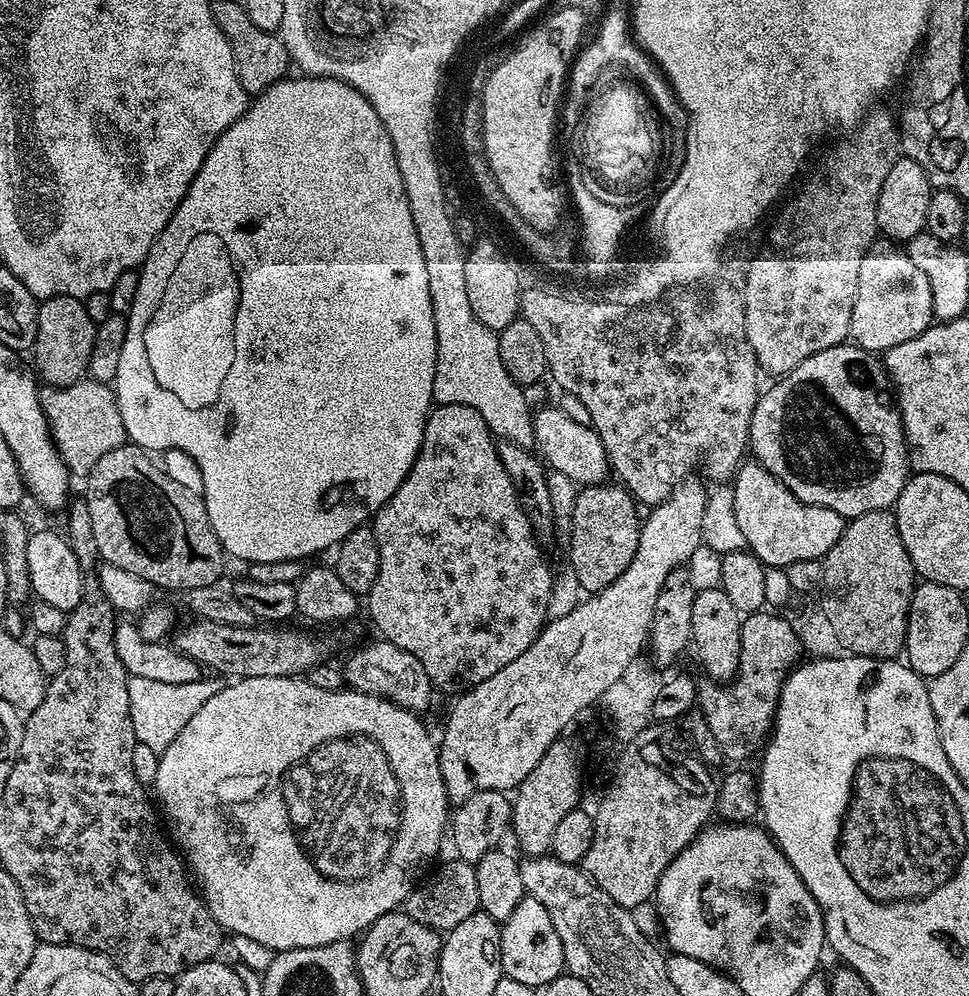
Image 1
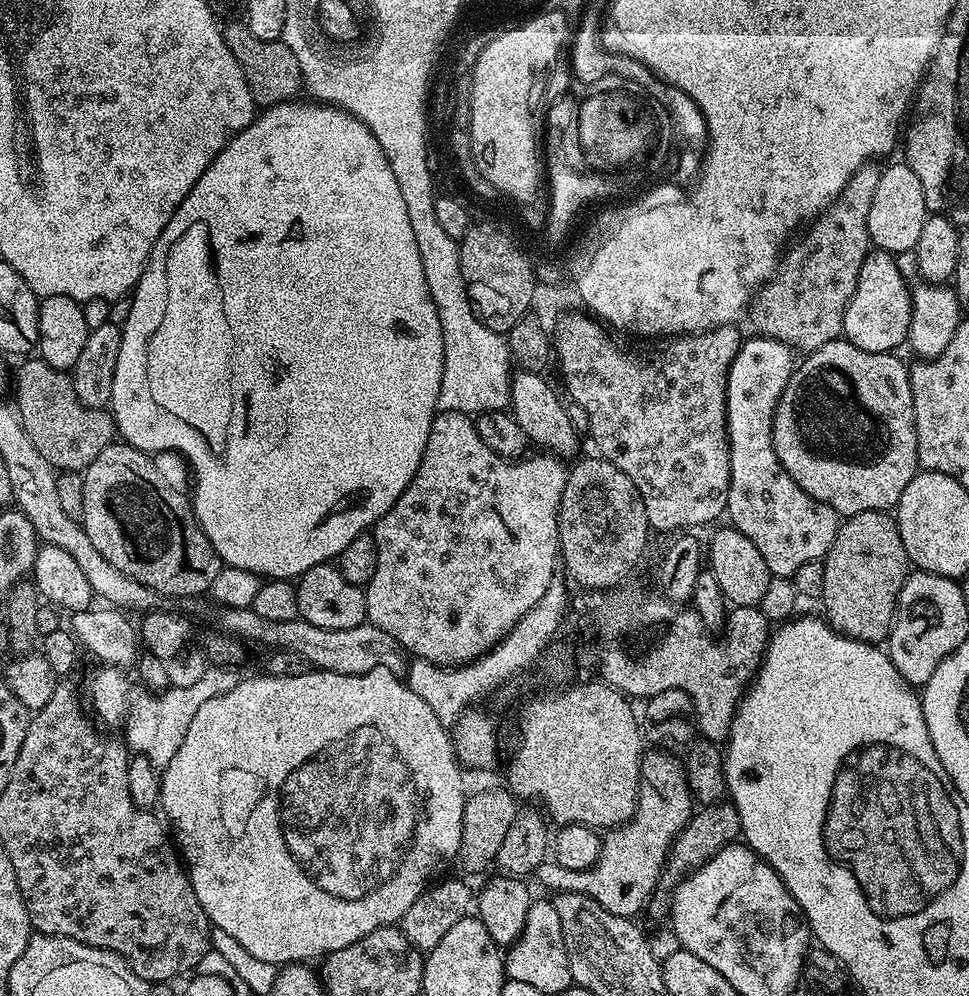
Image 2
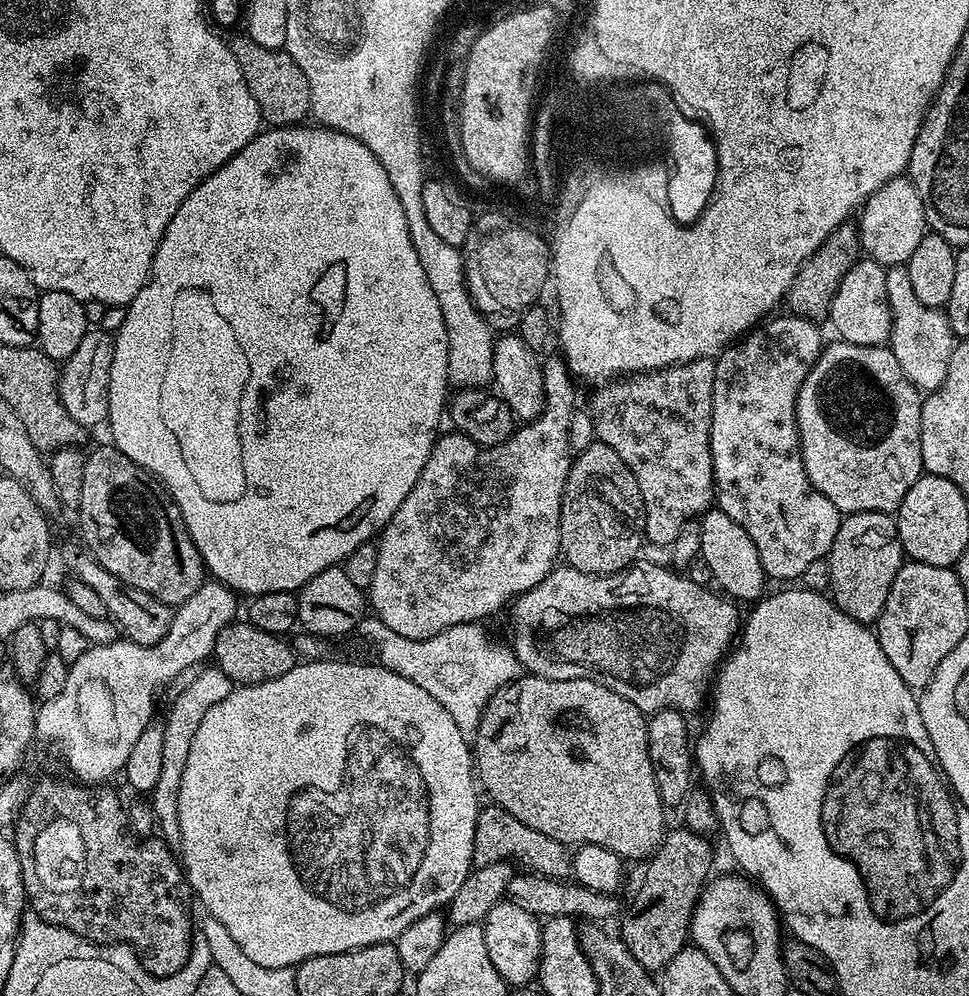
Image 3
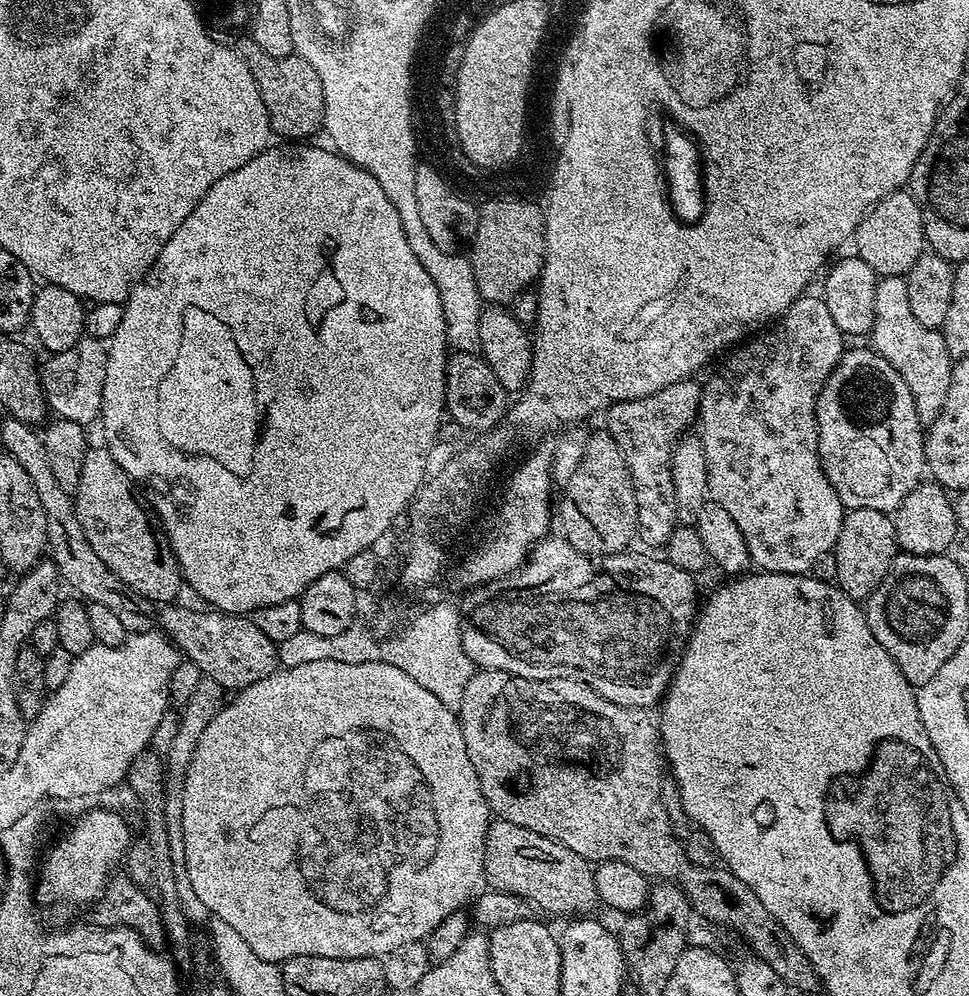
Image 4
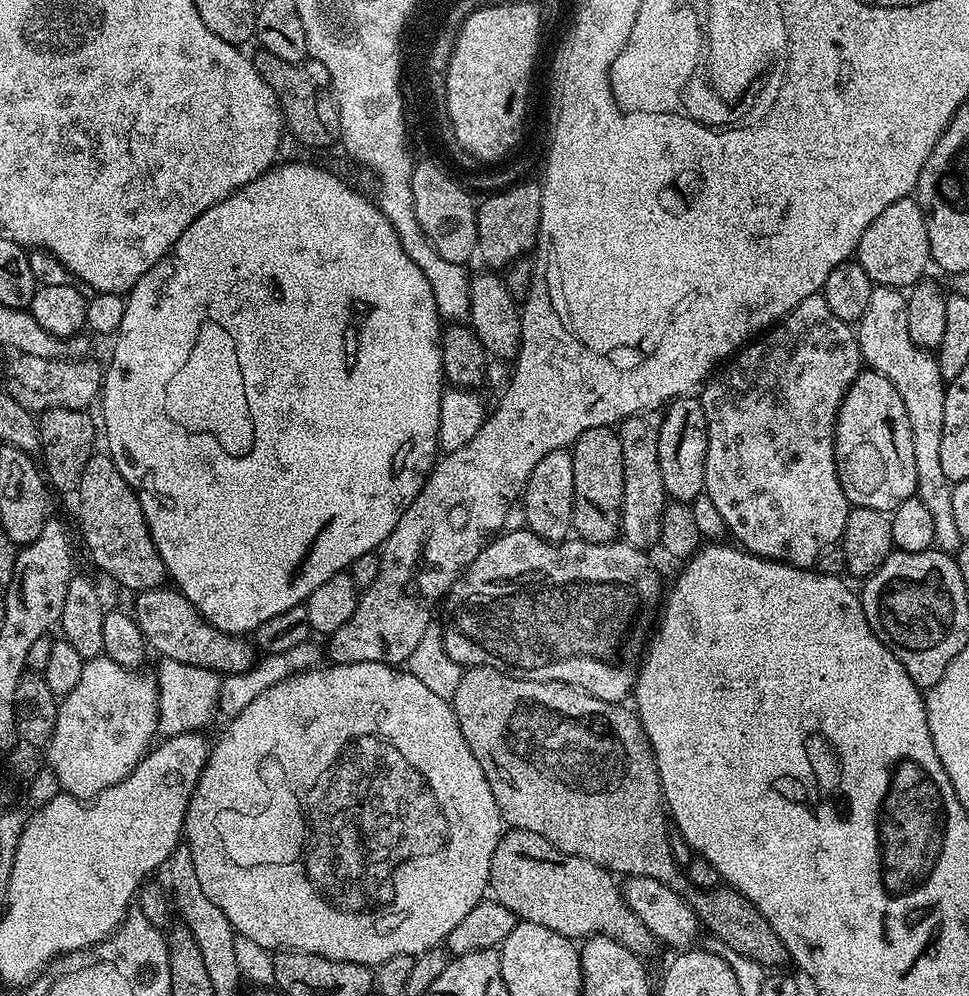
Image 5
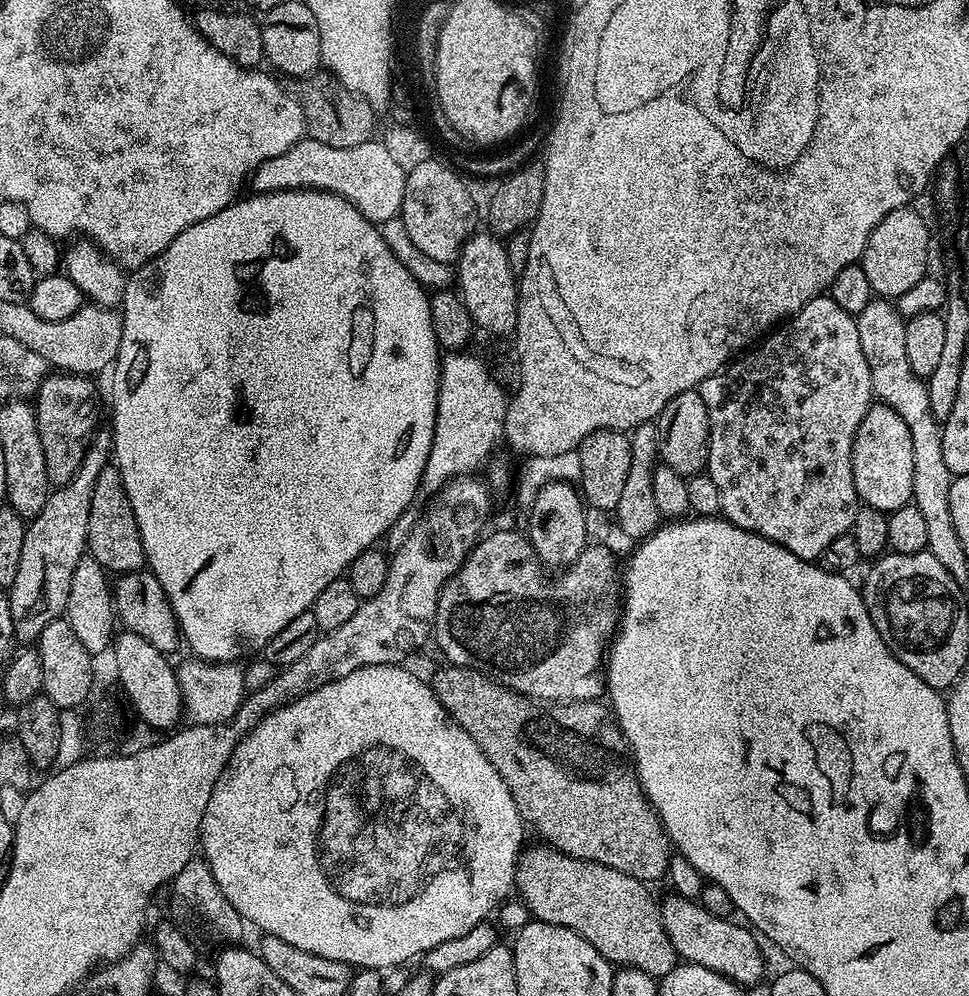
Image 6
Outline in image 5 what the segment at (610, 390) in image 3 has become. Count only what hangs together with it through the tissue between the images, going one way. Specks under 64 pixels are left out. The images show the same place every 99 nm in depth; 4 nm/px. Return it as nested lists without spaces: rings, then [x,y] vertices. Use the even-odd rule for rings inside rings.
[[[649,410],[627,416],[618,425],[623,465],[619,535],[623,543],[645,550],[655,549],[660,543],[662,514],[666,503],[658,460],[661,417],[659,411]]]

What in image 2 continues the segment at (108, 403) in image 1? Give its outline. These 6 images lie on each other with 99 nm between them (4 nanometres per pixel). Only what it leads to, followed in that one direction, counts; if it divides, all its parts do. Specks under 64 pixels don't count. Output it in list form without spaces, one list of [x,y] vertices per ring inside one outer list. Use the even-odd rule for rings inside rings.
[[[28,358],[20,369],[15,369],[16,400],[14,407],[20,416],[30,442],[38,446],[38,454],[46,458],[60,472],[83,473],[85,468],[117,439],[116,422],[111,411],[87,408],[78,398],[67,371],[51,368],[42,359]]]

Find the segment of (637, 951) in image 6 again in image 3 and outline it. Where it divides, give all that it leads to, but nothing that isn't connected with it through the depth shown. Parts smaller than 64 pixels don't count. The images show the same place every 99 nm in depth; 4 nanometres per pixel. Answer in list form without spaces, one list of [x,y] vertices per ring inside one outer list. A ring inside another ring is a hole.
[[[489,803],[481,807],[476,825],[474,826],[474,854],[472,863],[476,868],[484,868],[488,864],[508,862],[513,856],[524,863],[523,867],[529,872],[536,872],[540,876],[564,878],[570,872],[570,852],[565,845],[554,838],[546,838],[546,834],[538,834],[538,830],[530,830],[514,814],[506,814],[499,806]]]

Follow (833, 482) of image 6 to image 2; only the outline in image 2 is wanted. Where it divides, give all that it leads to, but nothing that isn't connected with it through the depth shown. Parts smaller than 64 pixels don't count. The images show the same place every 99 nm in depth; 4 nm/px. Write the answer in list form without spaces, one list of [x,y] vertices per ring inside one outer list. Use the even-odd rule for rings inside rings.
[[[753,335],[753,340],[745,339],[730,366],[728,385],[726,386],[726,422],[728,423],[728,449],[730,450],[730,494],[728,495],[728,511],[726,513],[731,527],[737,529],[754,546],[762,558],[766,558],[766,566],[773,577],[791,578],[794,570],[805,562],[823,560],[834,542],[836,531],[842,523],[841,517],[830,506],[810,498],[790,474],[778,462],[778,454],[774,451],[772,441],[772,419],[776,404],[782,398],[782,390],[786,382],[790,382],[794,371],[793,349],[769,336]]]

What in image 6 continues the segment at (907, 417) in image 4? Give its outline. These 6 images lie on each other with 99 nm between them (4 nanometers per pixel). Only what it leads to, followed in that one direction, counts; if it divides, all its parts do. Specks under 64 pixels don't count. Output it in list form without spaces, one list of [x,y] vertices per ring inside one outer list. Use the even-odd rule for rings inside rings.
[[[876,402],[852,437],[852,473],[856,495],[861,505],[876,507],[891,514],[906,506],[914,486],[914,446],[910,442],[910,426],[898,418],[890,406]]]

